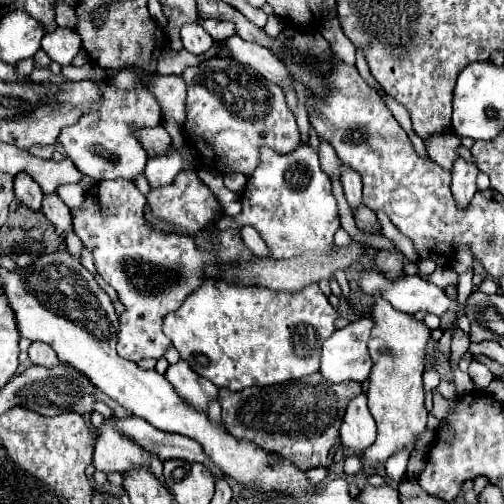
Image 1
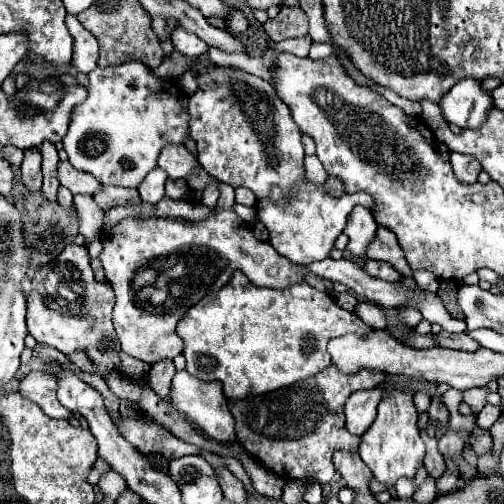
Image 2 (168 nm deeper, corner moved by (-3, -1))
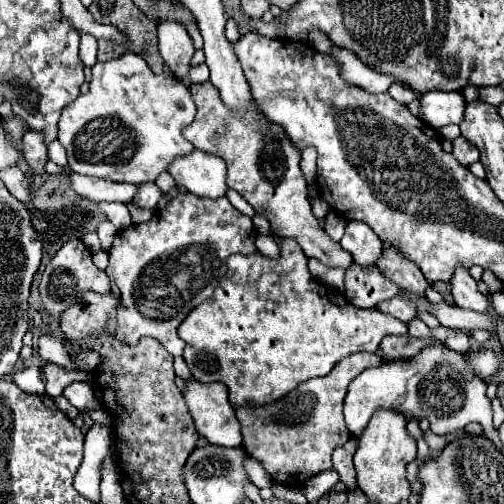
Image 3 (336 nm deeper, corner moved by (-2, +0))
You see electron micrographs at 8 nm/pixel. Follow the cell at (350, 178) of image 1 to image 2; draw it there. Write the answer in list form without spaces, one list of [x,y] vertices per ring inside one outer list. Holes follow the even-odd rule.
[[[353,207],[347,227],[343,231],[349,237],[347,249],[351,251],[351,255],[355,255],[355,257],[365,255],[367,245],[375,237],[375,229],[377,229],[377,221],[373,219],[373,213],[365,207]]]

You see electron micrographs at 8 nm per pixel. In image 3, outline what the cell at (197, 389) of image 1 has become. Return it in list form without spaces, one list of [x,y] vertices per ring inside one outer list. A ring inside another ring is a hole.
[[[188,380],[186,382],[186,390],[184,390],[184,400],[190,408],[190,414],[196,422],[196,430],[200,436],[204,436],[210,444],[216,446],[228,446],[228,448],[236,448],[242,446],[242,434],[240,434],[240,424],[236,420],[234,408],[228,402],[228,390],[224,384],[214,382],[214,384],[202,384],[196,380]]]

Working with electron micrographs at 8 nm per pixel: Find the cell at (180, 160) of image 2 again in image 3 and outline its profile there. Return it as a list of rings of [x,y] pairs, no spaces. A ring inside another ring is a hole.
[[[194,150],[188,156],[176,158],[168,172],[174,176],[178,186],[200,198],[220,198],[226,194],[226,164],[222,158]]]

